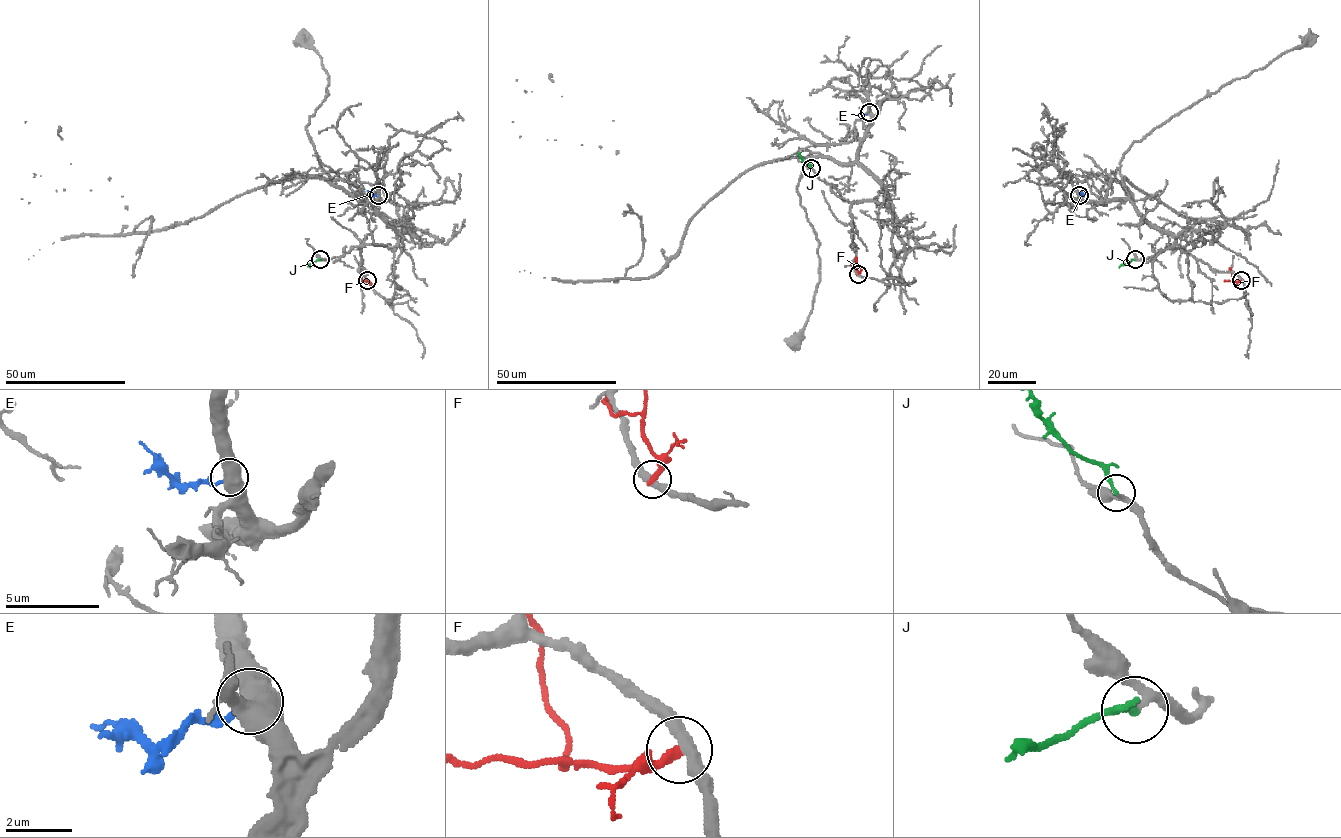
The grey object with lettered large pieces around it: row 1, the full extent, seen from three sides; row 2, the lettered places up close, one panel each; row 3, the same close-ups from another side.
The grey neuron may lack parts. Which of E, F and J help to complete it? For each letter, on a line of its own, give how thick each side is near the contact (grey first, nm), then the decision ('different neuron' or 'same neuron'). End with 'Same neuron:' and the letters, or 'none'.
E: calibres 600 and 220 nm; different neuron
F: calibres 360 and 340 nm; different neuron
J: calibres 200 and 200 nm; same neuron
Same neuron: J

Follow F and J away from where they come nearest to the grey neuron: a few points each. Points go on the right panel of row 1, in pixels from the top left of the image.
F: (1241, 280), (1234, 281), (1229, 268)
J: (1135, 259), (1119, 267)

